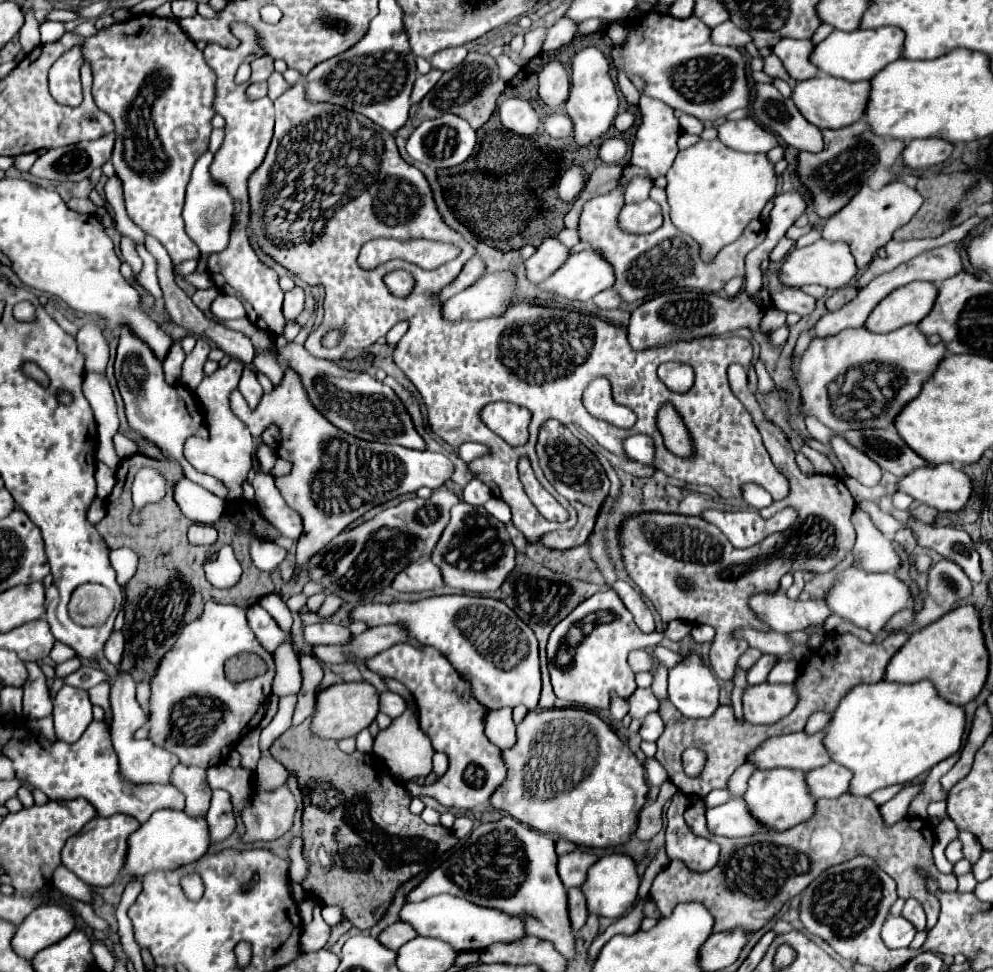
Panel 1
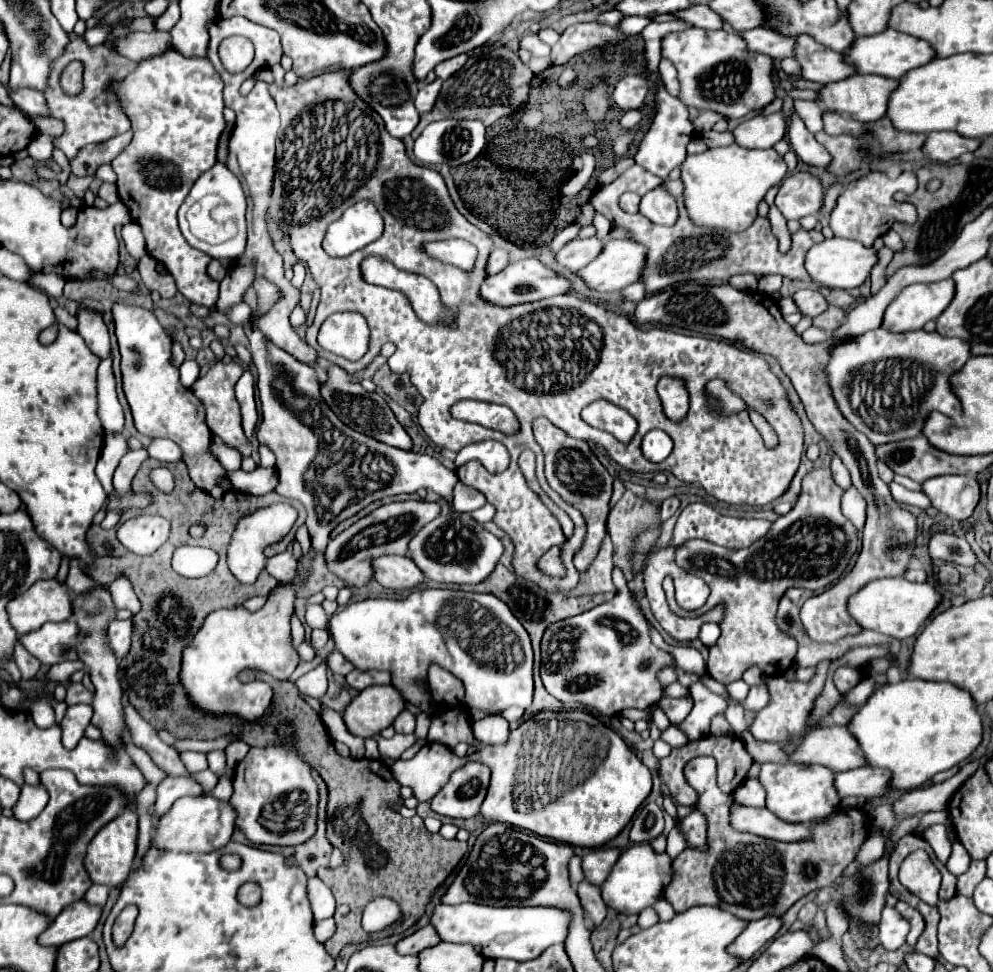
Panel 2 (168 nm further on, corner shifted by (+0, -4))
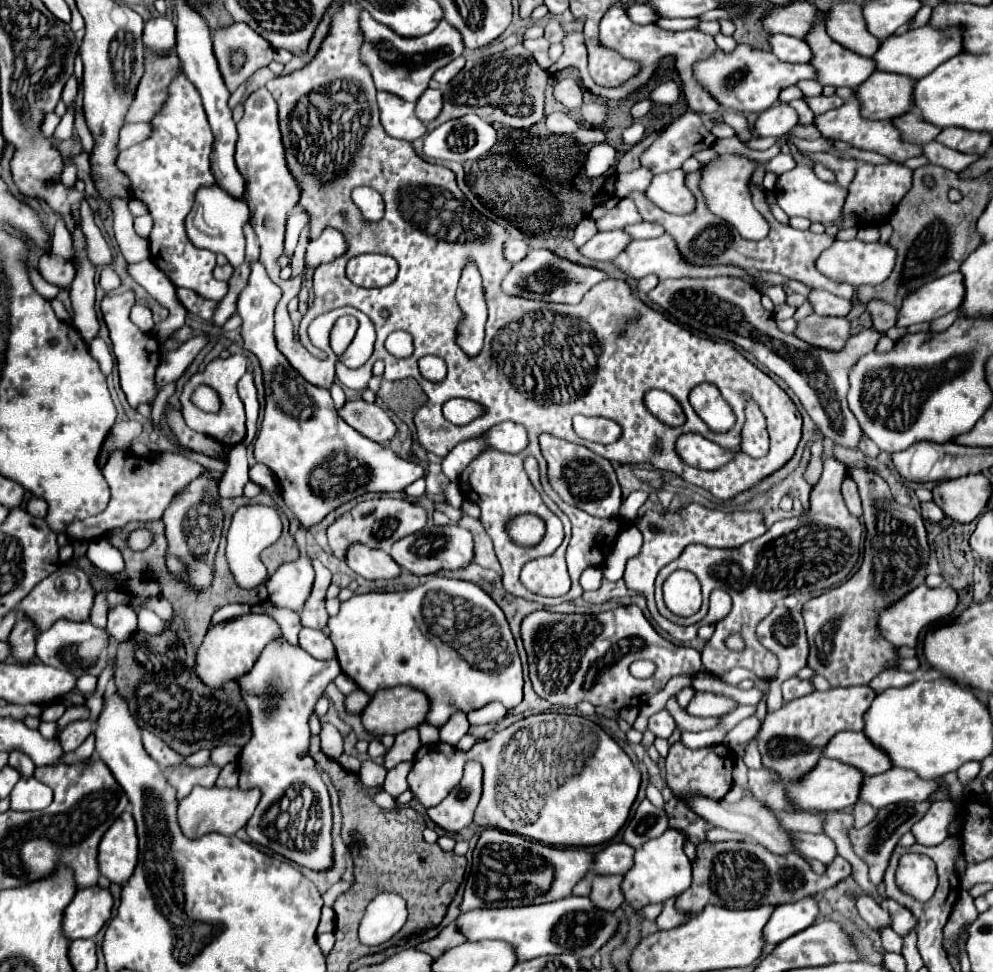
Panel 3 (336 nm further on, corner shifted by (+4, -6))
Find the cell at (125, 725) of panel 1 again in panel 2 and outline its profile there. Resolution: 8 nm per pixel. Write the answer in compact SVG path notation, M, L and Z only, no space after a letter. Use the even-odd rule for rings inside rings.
M183 751L180 753L184 765L191 773L203 771L208 768L207 757L204 753L196 751Z

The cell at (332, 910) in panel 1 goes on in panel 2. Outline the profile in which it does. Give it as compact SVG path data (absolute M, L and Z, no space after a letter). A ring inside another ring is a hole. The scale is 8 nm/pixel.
M325 918L325 920L315 920L315 938L319 942L325 942L327 938L331 938L335 932L335 922L333 918Z

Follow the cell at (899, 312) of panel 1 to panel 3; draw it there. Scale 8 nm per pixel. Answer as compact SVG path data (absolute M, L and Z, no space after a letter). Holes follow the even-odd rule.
M961 272L947 274L945 278L937 278L929 282L921 290L915 290L905 298L901 310L897 312L897 326L911 326L919 322L931 322L939 316L961 306L961 298L965 298L965 284Z

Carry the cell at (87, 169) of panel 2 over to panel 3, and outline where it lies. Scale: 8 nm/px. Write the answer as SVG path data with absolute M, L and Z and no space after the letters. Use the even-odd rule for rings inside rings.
M135 122L129 124L121 130L121 140L119 140L119 150L125 150L129 146L135 146L139 142L143 142L145 138L149 138L149 134L153 132L153 126L149 122Z

